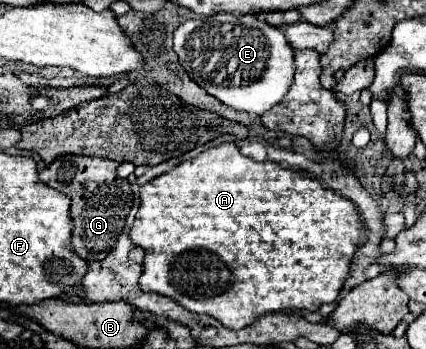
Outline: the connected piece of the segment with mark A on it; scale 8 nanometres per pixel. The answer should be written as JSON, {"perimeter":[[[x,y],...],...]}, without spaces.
{"perimeter":[[[223,143],[217,147],[211,147],[197,155],[195,159],[183,161],[173,171],[163,173],[155,177],[153,181],[145,183],[141,187],[141,207],[135,217],[135,223],[129,233],[131,241],[145,249],[145,261],[143,261],[143,275],[139,279],[139,285],[143,291],[155,291],[159,295],[171,297],[179,305],[183,305],[191,313],[205,313],[215,317],[223,327],[227,329],[245,329],[249,327],[257,317],[273,311],[295,311],[295,309],[309,309],[317,311],[323,303],[337,301],[347,277],[349,267],[355,251],[367,241],[367,227],[363,223],[363,217],[355,203],[327,187],[321,185],[319,179],[301,175],[301,171],[293,171],[289,167],[283,167],[273,161],[253,161],[245,155],[241,155],[239,147],[235,143]]]}

